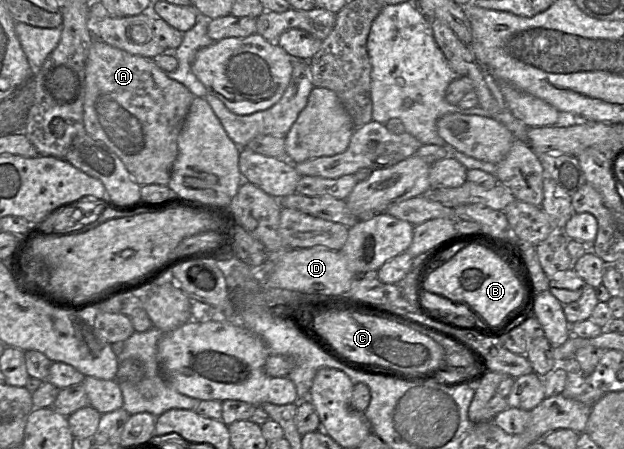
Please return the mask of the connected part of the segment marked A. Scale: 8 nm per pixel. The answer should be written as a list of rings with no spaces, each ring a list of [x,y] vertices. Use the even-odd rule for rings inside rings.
[[[99,39],[89,50],[85,72],[84,129],[106,144],[123,162],[139,185],[167,185],[178,154],[177,138],[196,96],[183,84],[168,78],[152,58],[130,54]]]

